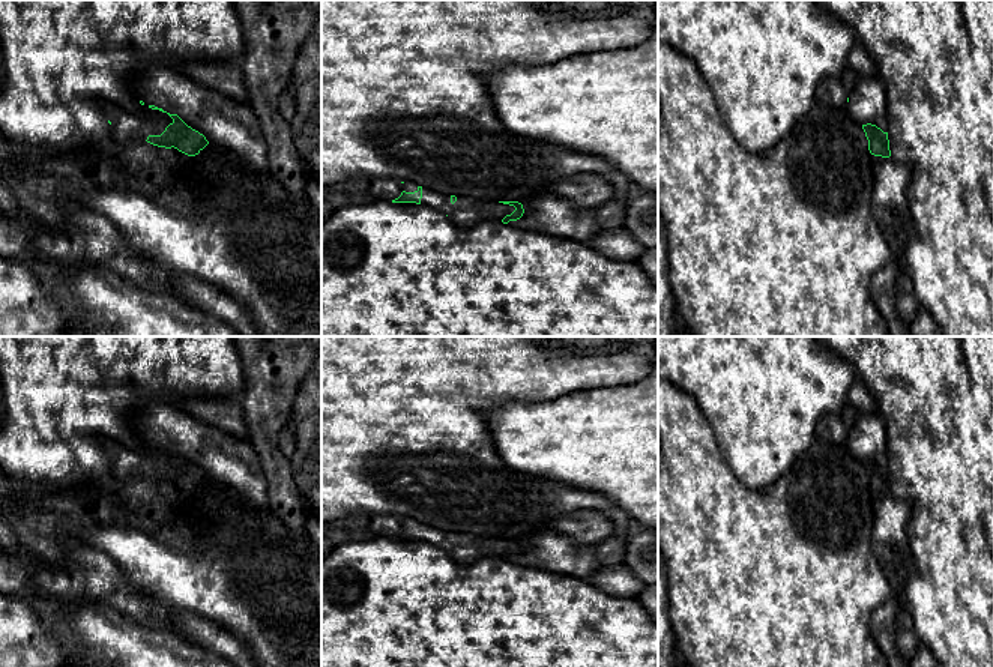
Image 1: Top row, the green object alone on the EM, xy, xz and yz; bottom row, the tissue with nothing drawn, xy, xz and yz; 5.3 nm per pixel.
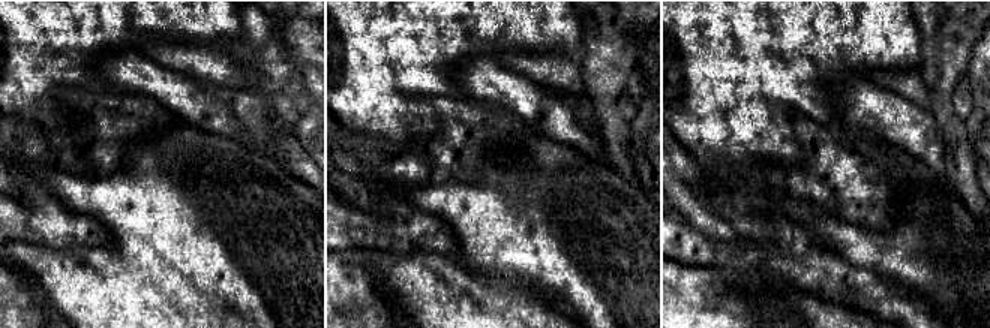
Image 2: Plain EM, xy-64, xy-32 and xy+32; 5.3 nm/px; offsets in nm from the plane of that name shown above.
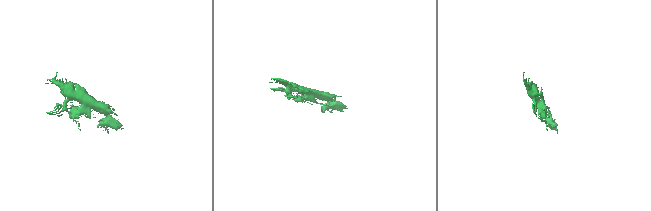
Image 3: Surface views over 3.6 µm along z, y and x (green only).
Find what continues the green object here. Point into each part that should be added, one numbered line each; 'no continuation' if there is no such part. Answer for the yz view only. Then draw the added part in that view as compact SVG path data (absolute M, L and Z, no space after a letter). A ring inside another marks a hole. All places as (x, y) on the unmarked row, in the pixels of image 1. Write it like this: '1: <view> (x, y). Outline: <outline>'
1: yz (867, 439). Outline: M879 413L859 415L849 430L847 446L861 463L871 460L888 469L886 430Z

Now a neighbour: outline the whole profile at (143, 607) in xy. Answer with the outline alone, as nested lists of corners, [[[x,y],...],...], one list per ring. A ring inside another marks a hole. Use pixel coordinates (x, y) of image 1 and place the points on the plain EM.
[[[119,586],[116,590],[114,596],[108,599],[108,604],[113,608],[117,608],[122,611],[125,616],[137,620],[137,622],[144,622],[147,616],[153,613],[155,601],[143,593],[134,592],[126,604],[122,604],[119,601],[119,596],[123,592],[123,586]]]

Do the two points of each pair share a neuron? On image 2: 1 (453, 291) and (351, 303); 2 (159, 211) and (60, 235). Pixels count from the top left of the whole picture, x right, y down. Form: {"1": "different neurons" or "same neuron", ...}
{"1": "different neurons", "2": "different neurons"}

